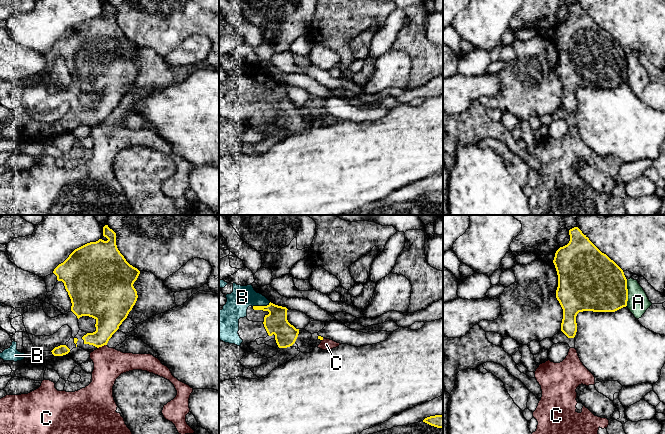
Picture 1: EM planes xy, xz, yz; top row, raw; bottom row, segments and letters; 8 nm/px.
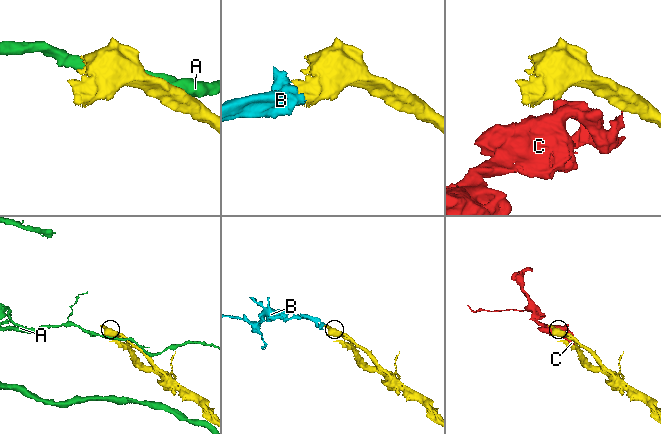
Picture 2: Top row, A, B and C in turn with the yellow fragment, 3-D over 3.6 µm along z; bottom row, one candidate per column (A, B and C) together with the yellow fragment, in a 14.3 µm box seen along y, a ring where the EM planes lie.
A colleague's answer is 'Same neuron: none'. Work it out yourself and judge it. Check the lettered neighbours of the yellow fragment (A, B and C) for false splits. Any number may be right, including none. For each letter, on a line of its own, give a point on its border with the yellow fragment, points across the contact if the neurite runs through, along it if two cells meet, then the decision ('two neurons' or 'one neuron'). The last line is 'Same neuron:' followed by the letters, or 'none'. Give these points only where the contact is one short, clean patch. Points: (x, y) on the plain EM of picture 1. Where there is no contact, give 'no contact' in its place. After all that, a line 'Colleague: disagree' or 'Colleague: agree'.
A: contact yz (627, 69); two neurons
B: contact xz (261, 82); one neuron
C: contact xy (102, 121); border xy (106, 120), (98, 124); two neurons
Same neuron: B
Colleague: disagree

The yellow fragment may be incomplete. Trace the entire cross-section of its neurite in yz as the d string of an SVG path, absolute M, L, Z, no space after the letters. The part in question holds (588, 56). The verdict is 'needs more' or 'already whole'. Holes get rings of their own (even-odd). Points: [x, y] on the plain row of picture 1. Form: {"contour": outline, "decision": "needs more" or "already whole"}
{"contour": "M578 3L570 5L569 11L569 19L556 27L553 39L558 51L556 74L563 85L561 107L568 114L574 114L579 88L615 88L626 83L628 65L623 46L602 29Z", "decision": "already whole"}

